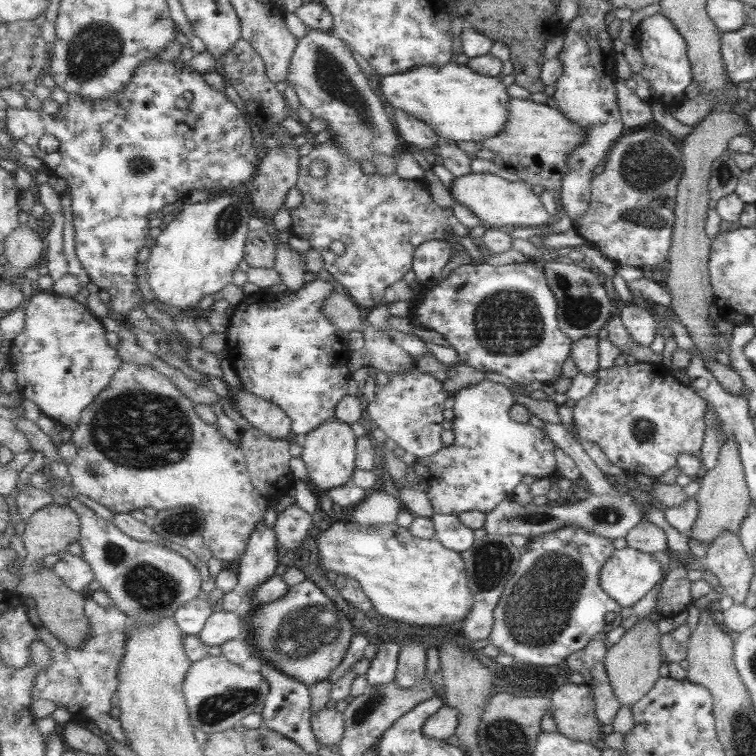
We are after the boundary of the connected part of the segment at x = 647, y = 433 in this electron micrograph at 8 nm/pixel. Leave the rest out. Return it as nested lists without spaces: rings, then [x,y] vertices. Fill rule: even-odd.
[[[638,362],[631,366],[601,368],[597,374],[597,388],[590,396],[576,402],[574,418],[581,439],[598,444],[613,466],[632,474],[658,477],[676,466],[677,455],[685,453],[698,457],[708,405],[692,389],[675,380],[660,364]]]

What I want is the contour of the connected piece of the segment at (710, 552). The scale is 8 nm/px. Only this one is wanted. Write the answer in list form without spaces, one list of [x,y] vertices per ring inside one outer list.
[[[724,530],[720,532],[709,544],[705,557],[697,558],[693,560],[686,560],[685,558],[678,557],[674,552],[666,550],[666,555],[671,561],[681,561],[683,567],[688,570],[709,570],[715,578],[718,580],[718,584],[723,594],[729,595],[735,604],[743,604],[745,597],[748,595],[748,586],[751,577],[754,573],[754,565],[751,558],[749,558],[740,543],[739,537],[735,532],[727,532]]]

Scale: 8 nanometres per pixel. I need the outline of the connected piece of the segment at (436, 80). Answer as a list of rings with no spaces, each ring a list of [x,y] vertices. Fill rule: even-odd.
[[[468,64],[415,67],[378,81],[379,92],[391,107],[410,112],[426,122],[439,137],[455,141],[484,141],[504,131],[511,112],[511,97],[501,79],[483,76]]]

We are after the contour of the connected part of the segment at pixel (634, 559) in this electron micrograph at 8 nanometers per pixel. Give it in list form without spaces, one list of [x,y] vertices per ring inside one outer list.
[[[628,546],[617,549],[600,572],[601,586],[621,608],[632,607],[661,578],[661,566],[655,558]]]

